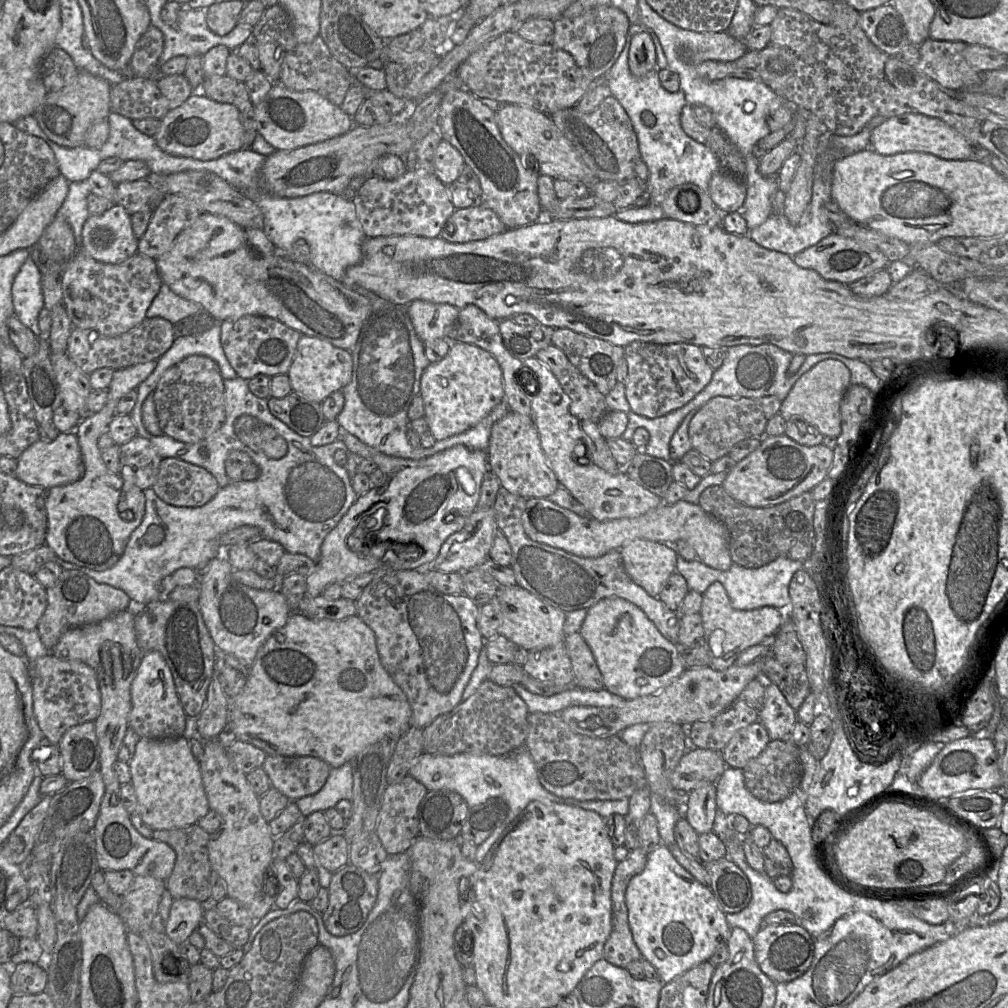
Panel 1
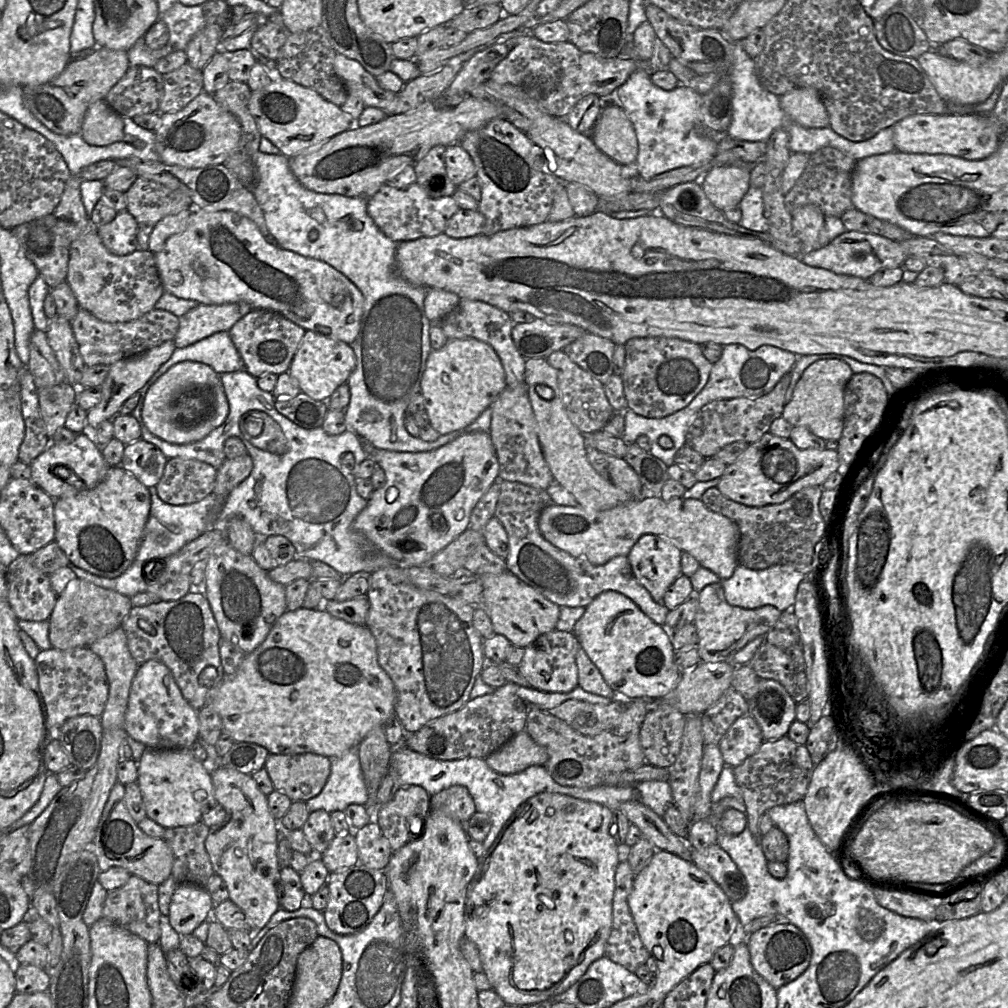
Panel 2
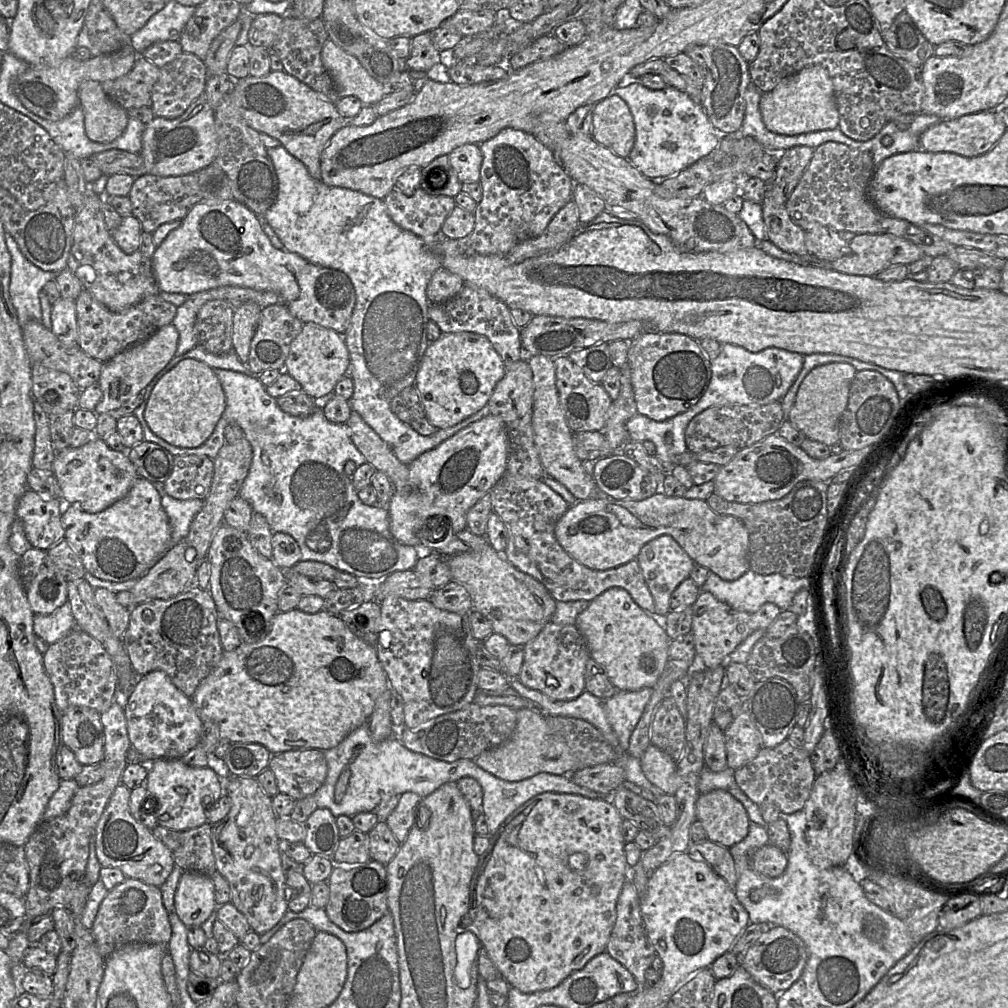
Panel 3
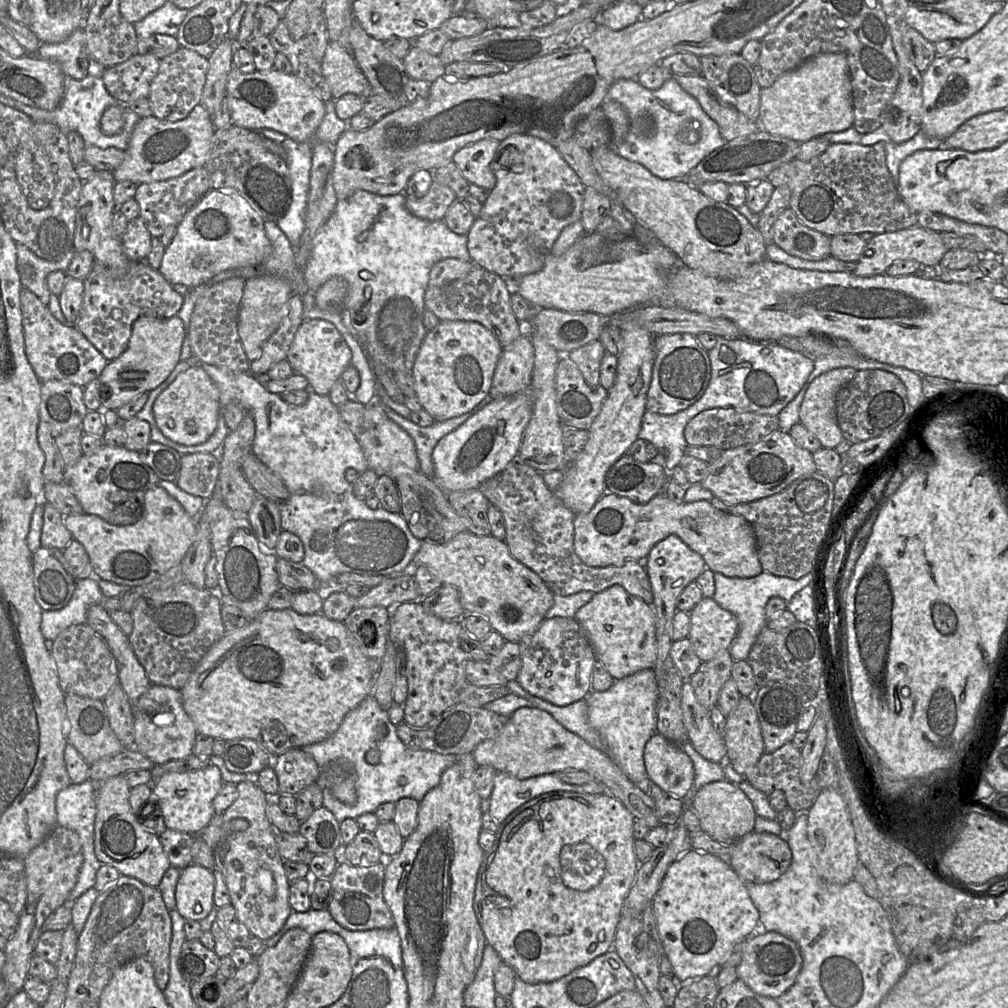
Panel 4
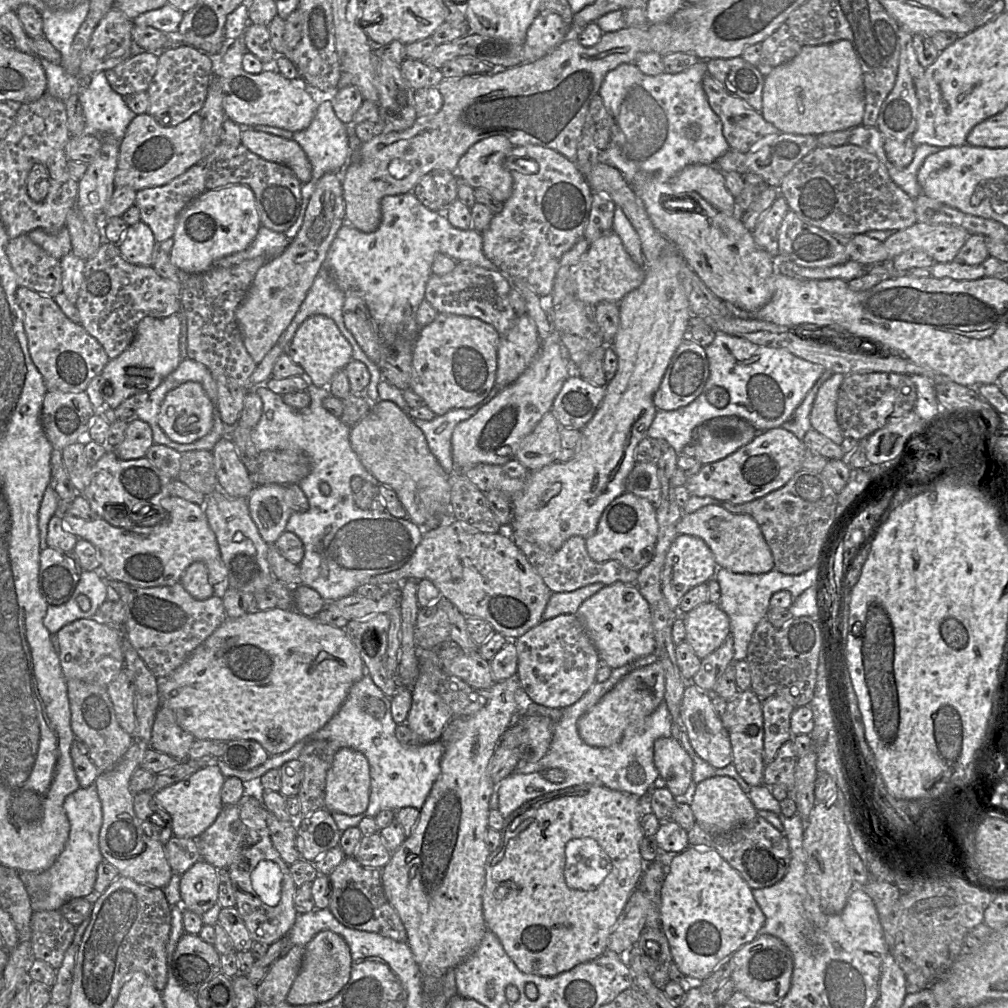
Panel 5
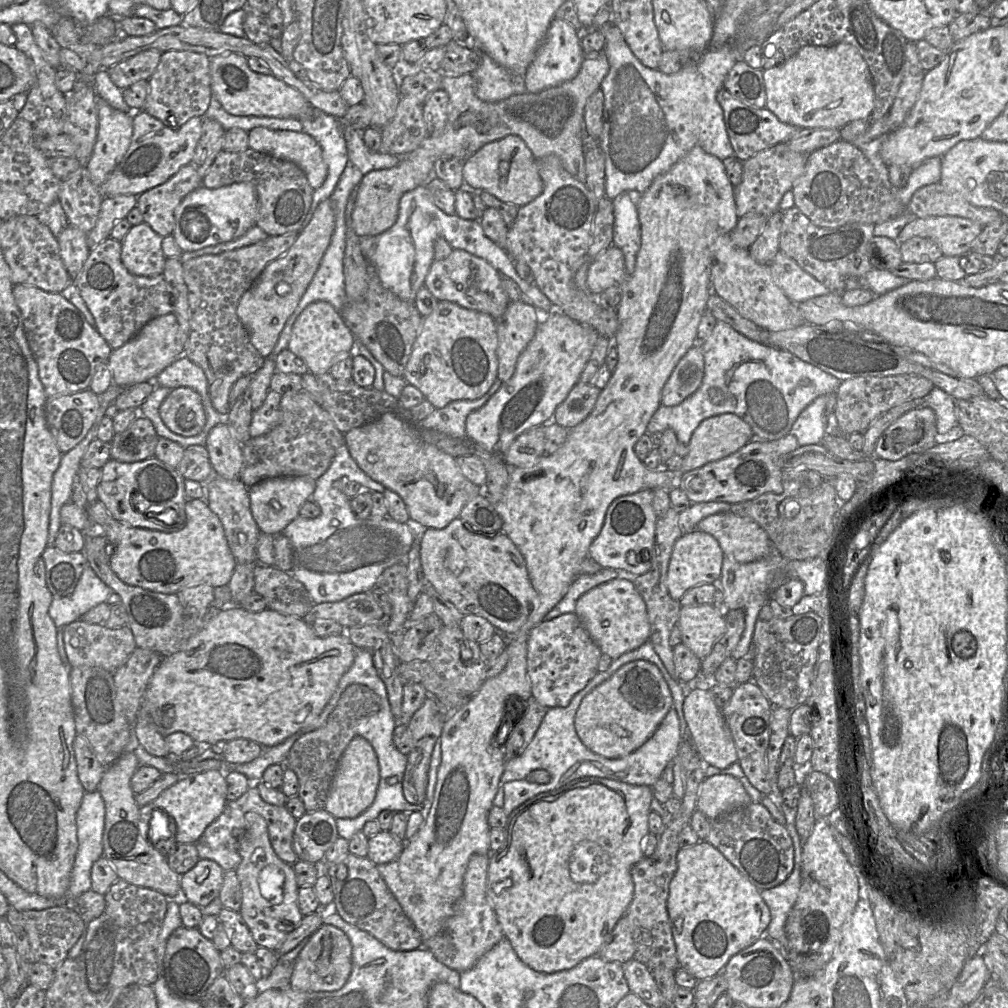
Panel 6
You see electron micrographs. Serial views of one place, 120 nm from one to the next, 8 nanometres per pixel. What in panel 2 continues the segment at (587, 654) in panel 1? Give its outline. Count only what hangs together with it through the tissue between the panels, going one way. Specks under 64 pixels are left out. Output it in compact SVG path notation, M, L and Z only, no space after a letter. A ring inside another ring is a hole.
M581 646L576 653L576 665L578 668L578 685L581 688L589 693L616 699L617 695L605 682L601 672Z

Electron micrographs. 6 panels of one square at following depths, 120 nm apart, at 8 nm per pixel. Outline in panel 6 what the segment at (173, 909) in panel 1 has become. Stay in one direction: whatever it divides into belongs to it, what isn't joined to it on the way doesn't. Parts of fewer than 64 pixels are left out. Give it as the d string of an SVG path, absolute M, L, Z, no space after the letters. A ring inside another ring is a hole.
M199 859L196 865L180 877L182 899L203 908L220 894L223 884L224 870L215 861Z

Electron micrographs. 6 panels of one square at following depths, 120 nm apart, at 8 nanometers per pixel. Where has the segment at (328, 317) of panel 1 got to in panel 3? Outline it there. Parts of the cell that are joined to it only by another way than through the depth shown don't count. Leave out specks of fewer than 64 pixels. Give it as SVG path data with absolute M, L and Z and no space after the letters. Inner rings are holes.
M237 200L197 203L154 252L152 269L161 292L191 295L223 286L239 286L277 294L290 313L303 324L313 322L346 333L355 306L356 294L349 277L332 268L313 264L297 253L274 247L264 233L260 217Z

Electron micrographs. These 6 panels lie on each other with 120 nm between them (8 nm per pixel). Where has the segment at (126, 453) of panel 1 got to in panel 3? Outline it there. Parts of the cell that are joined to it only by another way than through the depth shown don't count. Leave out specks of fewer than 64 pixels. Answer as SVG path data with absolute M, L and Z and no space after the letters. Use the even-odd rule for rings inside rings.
M143 440L126 453L138 476L152 483L164 483L172 472L174 456L156 443Z

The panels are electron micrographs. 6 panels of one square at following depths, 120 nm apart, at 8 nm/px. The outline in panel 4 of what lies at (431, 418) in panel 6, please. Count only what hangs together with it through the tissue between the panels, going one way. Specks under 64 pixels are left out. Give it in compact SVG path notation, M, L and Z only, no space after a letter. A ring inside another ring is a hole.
M488 394L474 409L458 417L450 418L442 422L435 422L428 427L422 427L395 413L390 408L385 408L387 416L405 430L414 440L417 458L419 460L419 471L428 478L434 479L434 465L432 452L438 441L457 429L475 413L489 404L493 398Z

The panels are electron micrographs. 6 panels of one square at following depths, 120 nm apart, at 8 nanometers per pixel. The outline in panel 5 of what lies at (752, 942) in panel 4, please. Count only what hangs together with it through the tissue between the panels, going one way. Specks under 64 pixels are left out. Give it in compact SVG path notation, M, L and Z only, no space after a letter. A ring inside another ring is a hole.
M765 932L743 945L731 955L732 972L730 979L735 989L753 1001L779 1004L791 986L793 956L789 948L776 936Z

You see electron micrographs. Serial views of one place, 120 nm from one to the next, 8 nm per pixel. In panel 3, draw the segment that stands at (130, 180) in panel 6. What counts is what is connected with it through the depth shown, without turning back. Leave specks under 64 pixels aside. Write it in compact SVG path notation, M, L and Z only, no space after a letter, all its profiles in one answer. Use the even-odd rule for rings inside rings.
M201 96L192 102L181 116L174 119L156 116L146 124L139 155L144 161L146 174L183 176L197 173L211 165L216 158L217 149L215 109Z

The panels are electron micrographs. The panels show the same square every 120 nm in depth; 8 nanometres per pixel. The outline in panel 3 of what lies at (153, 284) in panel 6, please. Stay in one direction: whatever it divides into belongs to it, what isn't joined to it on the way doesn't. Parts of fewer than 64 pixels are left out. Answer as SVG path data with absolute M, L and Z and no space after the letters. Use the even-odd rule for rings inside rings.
M82 289L75 301L77 344L85 354L102 363L147 340L161 327L171 324L177 310L175 305L163 300L159 293L149 295L139 303L118 312L109 310L85 289Z

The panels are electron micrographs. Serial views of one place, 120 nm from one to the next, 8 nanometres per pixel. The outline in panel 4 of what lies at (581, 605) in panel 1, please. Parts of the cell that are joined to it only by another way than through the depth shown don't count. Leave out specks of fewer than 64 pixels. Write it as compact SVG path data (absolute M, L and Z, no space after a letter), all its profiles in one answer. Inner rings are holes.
M515 460L478 487L504 518L504 541L511 555L534 571L554 595L568 596L581 591L598 593L618 584L652 606L652 586L643 562L627 560L621 566L591 567L578 557L574 551L575 514L547 487L542 473Z

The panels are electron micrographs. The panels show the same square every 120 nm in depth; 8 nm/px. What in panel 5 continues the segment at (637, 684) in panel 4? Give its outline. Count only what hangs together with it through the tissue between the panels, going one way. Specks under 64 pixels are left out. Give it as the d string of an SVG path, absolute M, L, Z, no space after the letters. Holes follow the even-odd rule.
M649 654L624 666L612 669L611 675L606 681L595 681L579 700L563 709L561 718L554 724L548 752L536 762L521 758L513 773L542 773L544 770L555 768L565 773L565 780L562 783L565 783L567 788L580 784L593 784L630 793L637 797L648 796L649 787L659 776L653 760L654 742L658 738L671 736L672 719L666 703L660 703L641 726L630 726L617 744L606 748L592 747L584 743L578 734L577 721L624 676L657 660L656 654Z

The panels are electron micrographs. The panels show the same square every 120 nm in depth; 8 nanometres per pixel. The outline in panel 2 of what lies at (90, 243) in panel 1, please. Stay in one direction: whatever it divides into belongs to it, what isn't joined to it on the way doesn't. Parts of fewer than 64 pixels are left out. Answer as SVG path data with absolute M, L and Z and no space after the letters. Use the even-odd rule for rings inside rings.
M125 210L118 212L111 222L96 229L103 244L111 253L125 256L138 250L136 240L138 227L139 224L134 217Z

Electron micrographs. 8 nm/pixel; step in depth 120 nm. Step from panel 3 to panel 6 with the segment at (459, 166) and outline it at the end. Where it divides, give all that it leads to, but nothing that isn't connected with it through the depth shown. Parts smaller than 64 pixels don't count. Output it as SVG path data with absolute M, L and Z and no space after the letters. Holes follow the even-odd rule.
M508 135L481 147L463 163L465 188L470 191L487 191L500 201L524 206L543 191L537 159L526 143L516 135Z

